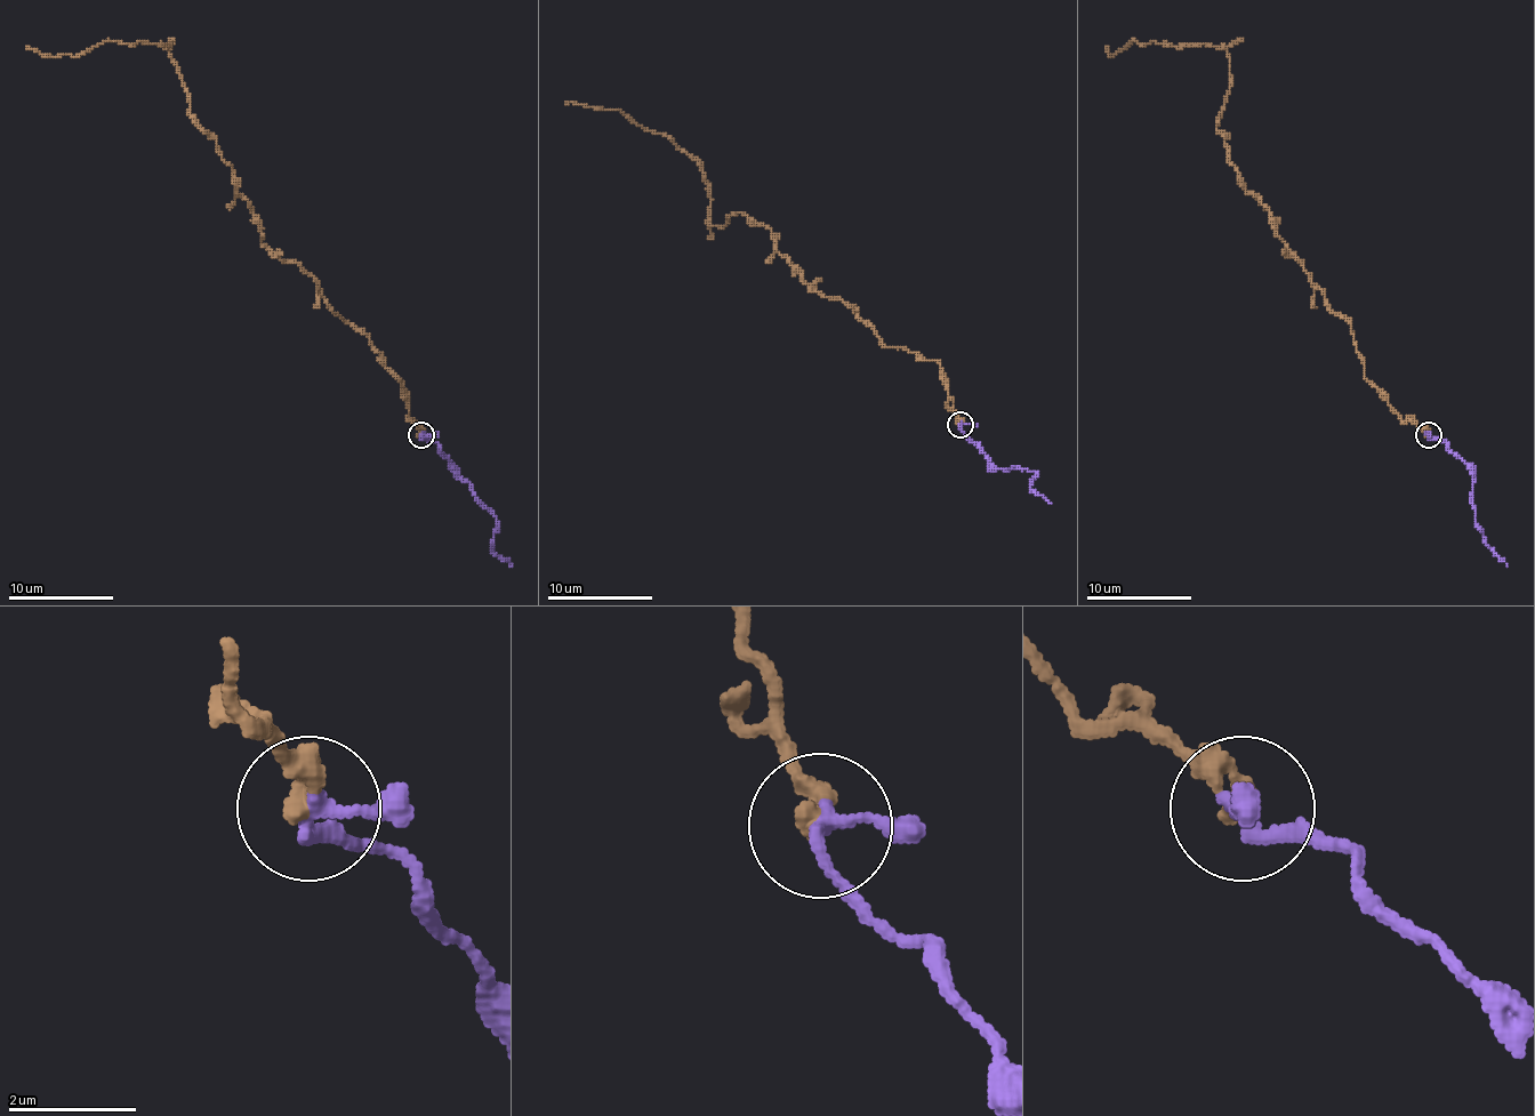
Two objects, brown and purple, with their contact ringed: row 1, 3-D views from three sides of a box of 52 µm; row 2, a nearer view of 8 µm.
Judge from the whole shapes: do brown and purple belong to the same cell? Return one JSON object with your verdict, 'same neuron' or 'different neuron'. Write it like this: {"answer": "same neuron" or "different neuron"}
{"answer": "same neuron"}

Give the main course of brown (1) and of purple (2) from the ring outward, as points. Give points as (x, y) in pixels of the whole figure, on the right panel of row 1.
1: (1428, 434), (1364, 376), (1351, 323), (1245, 189), (1216, 128), (1224, 49), (1106, 46)
2: (1428, 434), (1444, 440), (1472, 474), (1470, 497), (1475, 519), (1491, 547), (1507, 565)

